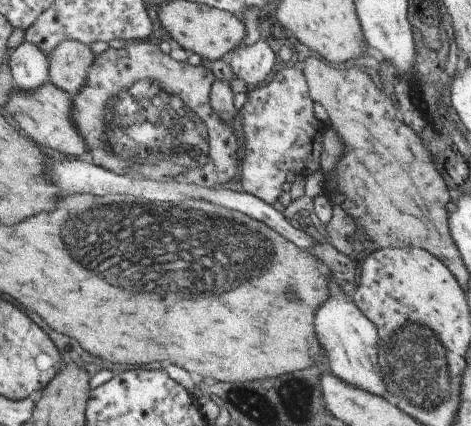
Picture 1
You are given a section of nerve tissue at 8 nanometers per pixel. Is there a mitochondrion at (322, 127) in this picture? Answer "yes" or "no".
no

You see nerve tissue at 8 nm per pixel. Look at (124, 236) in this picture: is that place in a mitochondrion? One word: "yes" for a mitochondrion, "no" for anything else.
yes

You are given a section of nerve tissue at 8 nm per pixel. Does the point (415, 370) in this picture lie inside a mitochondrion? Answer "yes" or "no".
yes

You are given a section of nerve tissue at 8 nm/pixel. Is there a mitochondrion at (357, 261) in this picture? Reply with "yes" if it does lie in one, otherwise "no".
no

